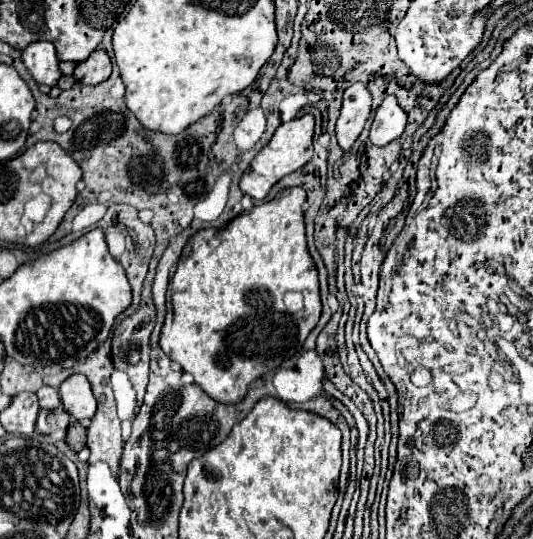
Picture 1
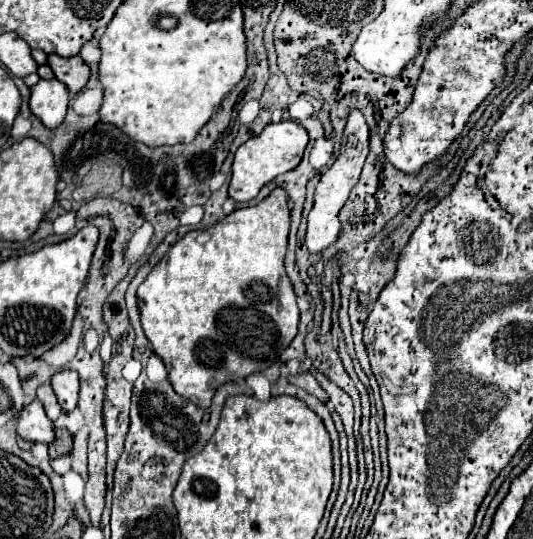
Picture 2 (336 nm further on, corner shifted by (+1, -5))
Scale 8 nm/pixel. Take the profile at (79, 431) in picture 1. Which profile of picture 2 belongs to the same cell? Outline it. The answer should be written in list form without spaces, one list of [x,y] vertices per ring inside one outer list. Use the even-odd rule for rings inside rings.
[[[55,428],[55,440],[49,444],[49,456],[51,458],[59,458],[71,452],[73,446],[73,436],[69,430],[63,428]]]

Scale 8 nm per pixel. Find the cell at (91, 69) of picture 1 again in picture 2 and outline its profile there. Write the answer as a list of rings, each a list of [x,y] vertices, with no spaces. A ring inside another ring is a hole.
[[[49,54],[49,66],[57,80],[61,80],[71,94],[77,94],[89,80],[89,66],[81,60],[81,56],[61,58],[57,54]]]

